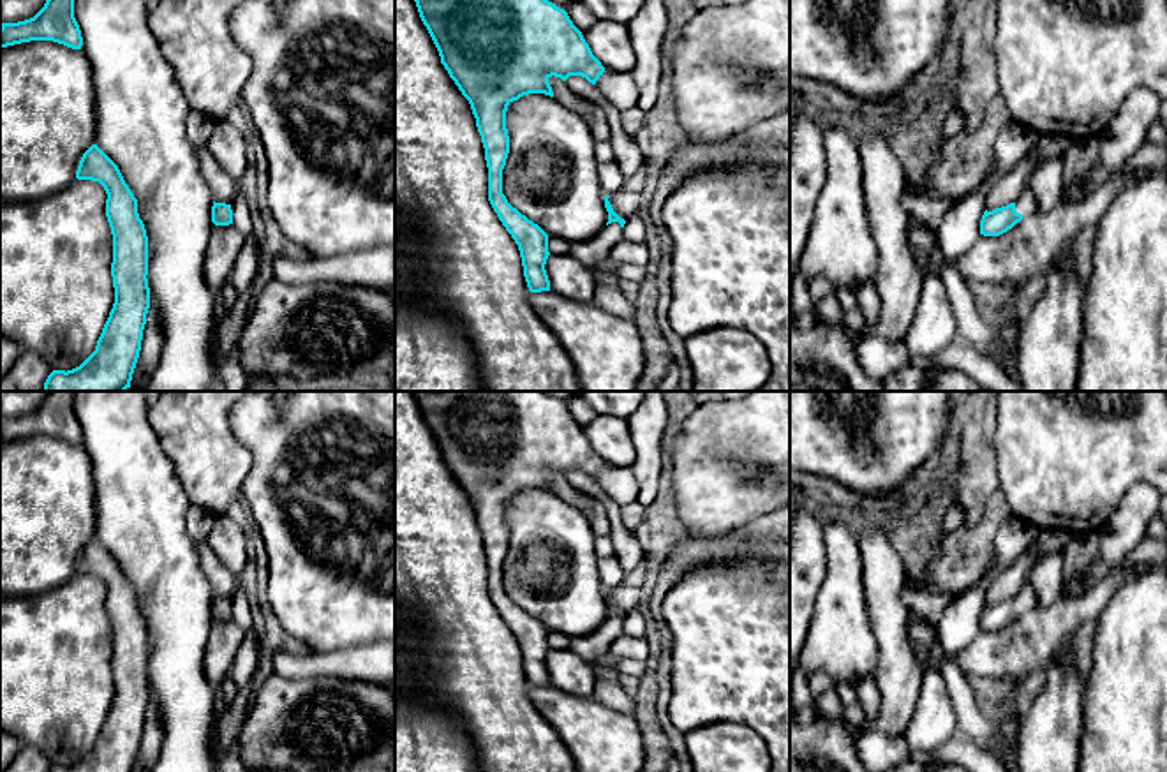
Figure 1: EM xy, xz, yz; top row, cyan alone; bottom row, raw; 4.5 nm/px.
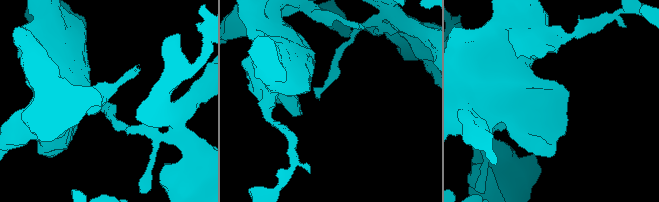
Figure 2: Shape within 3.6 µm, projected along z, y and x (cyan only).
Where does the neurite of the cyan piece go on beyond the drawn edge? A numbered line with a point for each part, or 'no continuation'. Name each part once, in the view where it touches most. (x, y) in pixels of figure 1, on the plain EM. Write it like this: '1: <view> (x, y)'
1: xz (591, 647)

